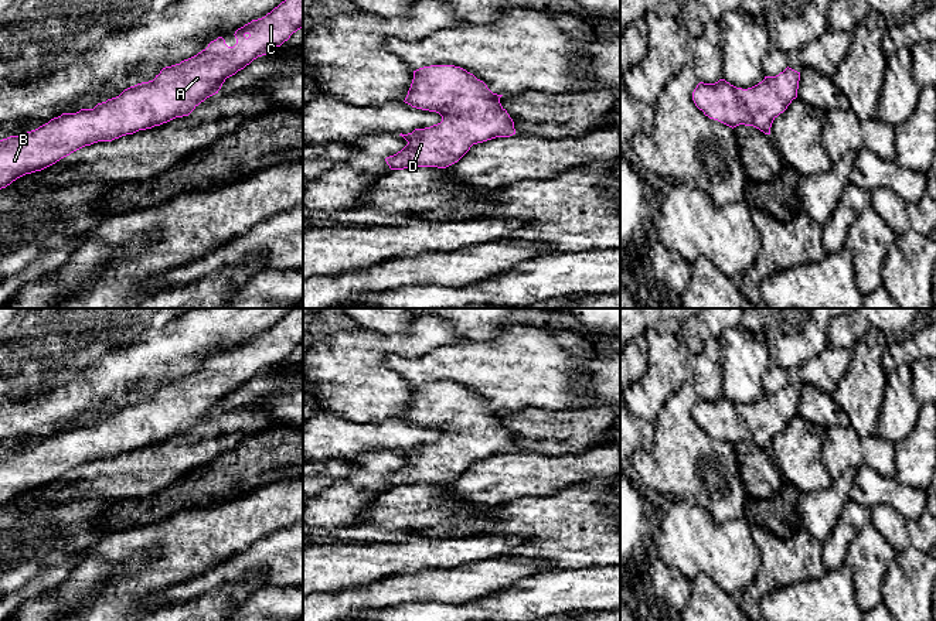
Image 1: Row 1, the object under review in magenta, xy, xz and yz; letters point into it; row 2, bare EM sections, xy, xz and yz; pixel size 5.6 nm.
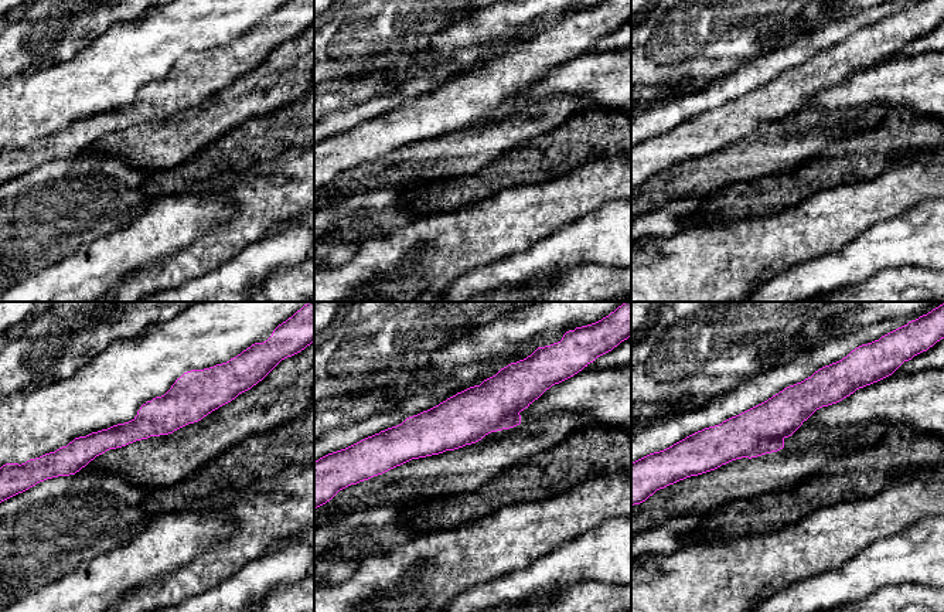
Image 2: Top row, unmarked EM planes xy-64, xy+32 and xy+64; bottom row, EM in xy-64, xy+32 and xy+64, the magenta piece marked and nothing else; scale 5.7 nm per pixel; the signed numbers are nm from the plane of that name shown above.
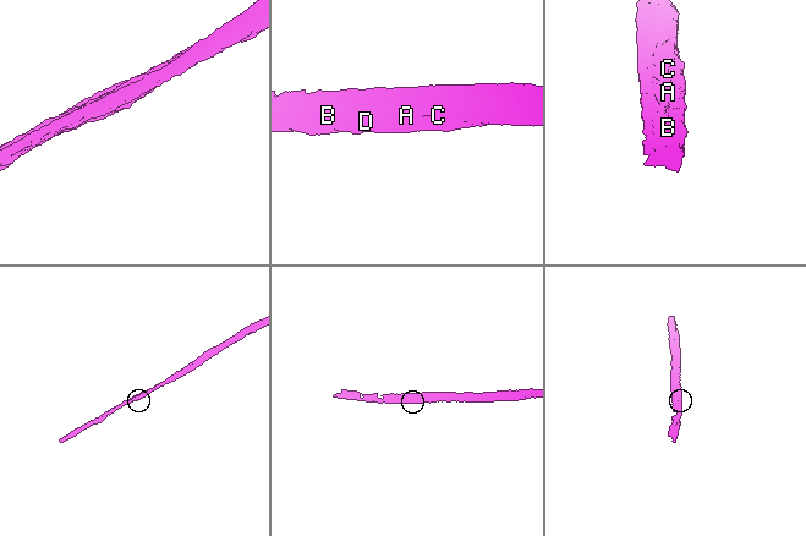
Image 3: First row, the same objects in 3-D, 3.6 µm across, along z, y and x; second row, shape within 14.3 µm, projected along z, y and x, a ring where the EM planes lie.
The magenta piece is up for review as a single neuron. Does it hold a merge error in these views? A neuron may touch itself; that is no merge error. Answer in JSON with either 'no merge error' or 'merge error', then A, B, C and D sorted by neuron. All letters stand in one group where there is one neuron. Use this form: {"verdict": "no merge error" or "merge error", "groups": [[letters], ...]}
{"verdict": "no merge error", "groups": [["A", "B", "C", "D"]]}

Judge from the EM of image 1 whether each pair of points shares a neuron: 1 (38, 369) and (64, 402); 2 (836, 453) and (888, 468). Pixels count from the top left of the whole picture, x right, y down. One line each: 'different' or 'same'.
1: different
2: same

